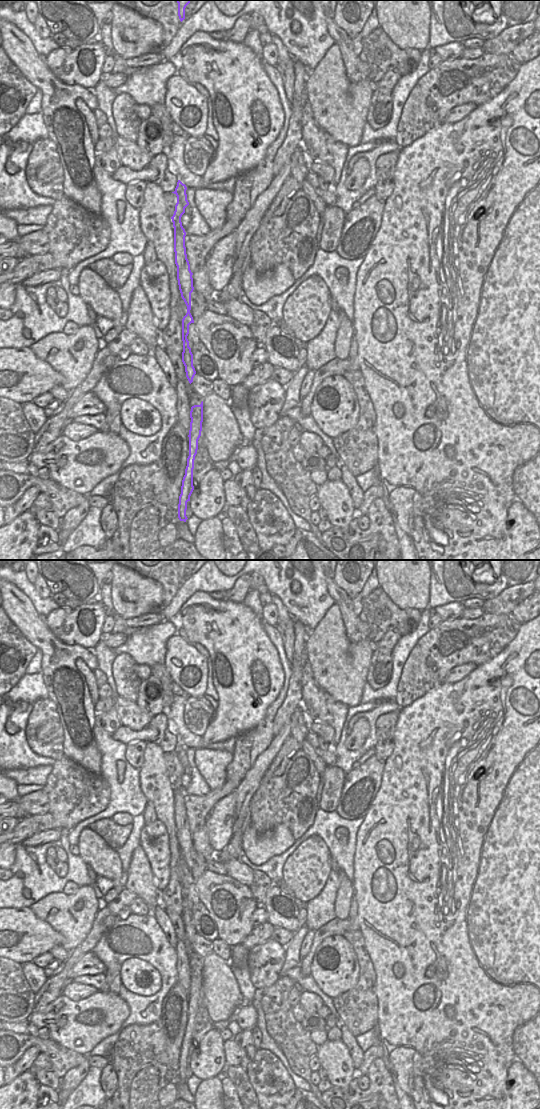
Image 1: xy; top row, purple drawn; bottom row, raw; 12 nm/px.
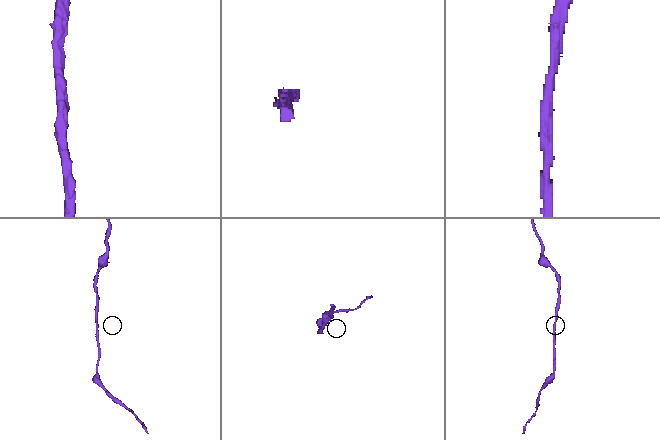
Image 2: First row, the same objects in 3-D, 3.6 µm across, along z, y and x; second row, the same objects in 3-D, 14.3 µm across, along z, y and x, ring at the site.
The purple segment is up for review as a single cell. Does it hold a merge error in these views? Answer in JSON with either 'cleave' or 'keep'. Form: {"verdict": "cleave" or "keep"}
{"verdict": "keep"}

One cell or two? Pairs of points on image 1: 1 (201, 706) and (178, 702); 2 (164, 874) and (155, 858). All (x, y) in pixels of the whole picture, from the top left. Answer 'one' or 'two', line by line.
1: two
2: one

